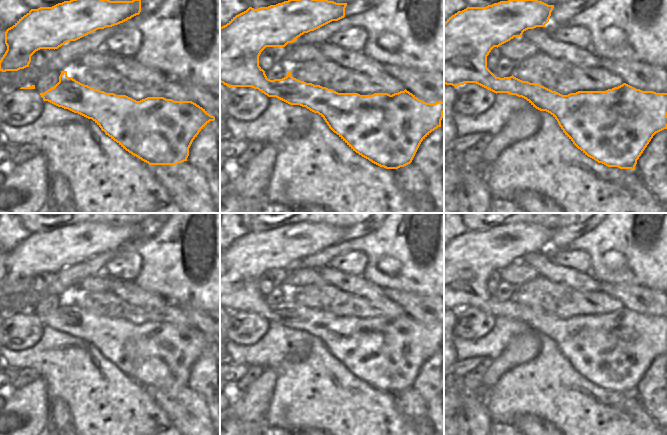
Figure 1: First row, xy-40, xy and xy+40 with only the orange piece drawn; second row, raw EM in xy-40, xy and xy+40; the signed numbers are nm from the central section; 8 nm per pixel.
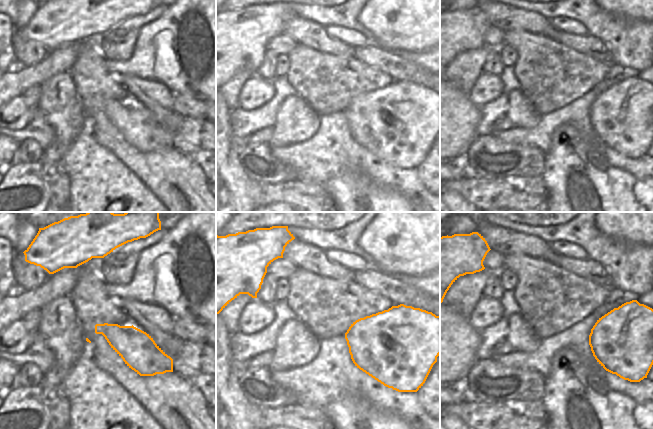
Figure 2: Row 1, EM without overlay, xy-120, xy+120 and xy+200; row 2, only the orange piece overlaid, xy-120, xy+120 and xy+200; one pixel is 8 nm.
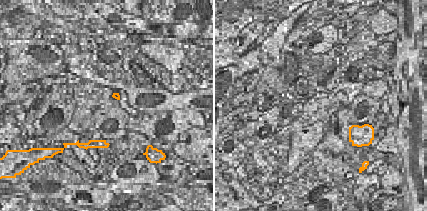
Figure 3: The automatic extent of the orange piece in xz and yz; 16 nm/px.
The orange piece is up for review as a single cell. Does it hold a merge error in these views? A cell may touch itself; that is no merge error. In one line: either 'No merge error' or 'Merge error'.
No merge error

